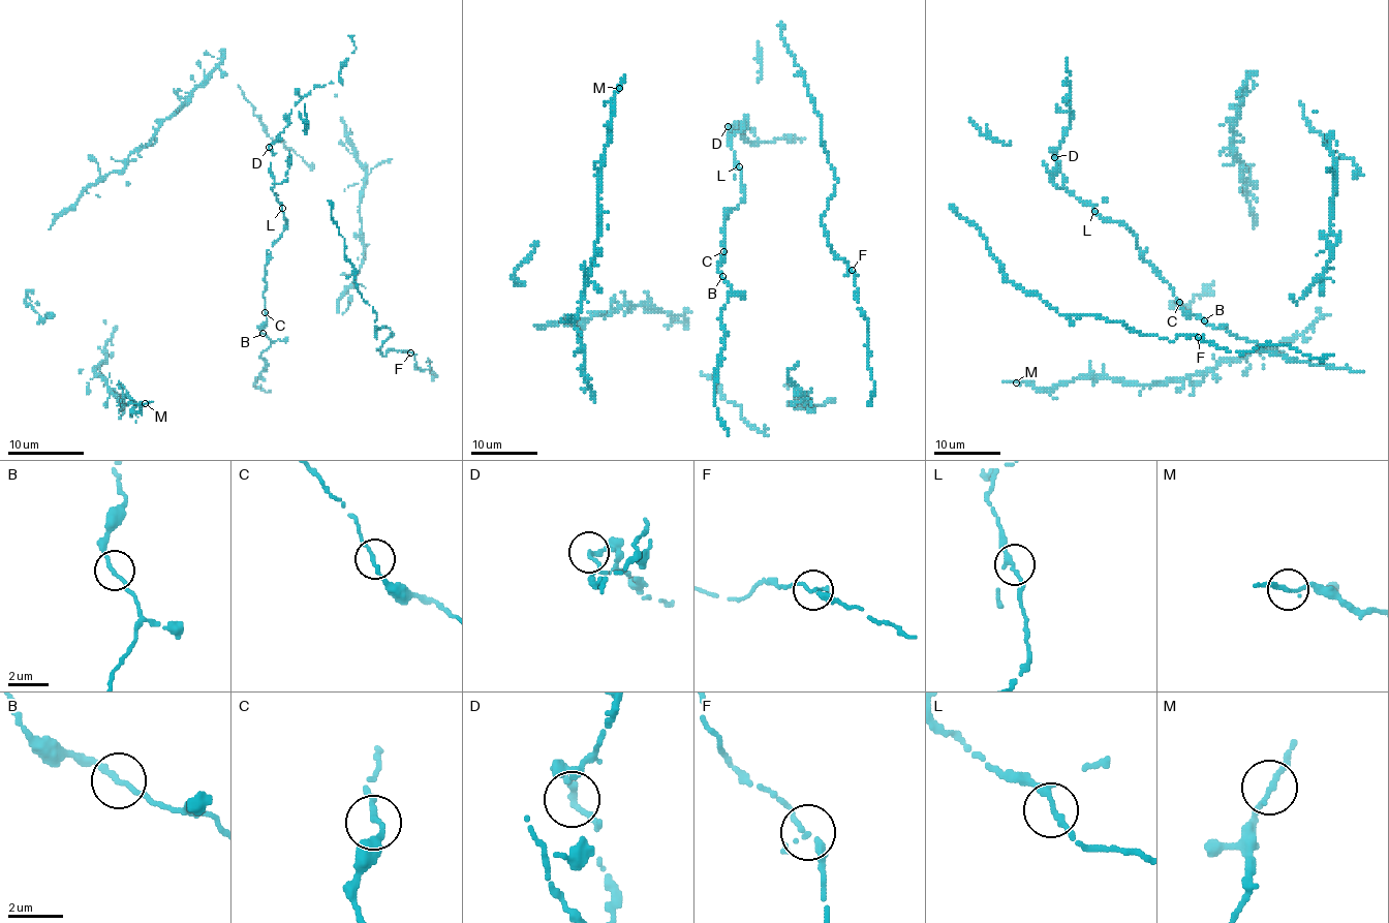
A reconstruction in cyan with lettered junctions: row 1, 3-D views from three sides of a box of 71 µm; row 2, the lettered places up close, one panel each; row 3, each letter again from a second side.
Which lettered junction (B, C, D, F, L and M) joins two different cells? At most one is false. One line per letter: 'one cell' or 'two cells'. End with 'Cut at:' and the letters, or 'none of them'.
B: one cell
C: one cell
D: two cells
F: one cell
L: one cell
M: one cell
Cut at: D

